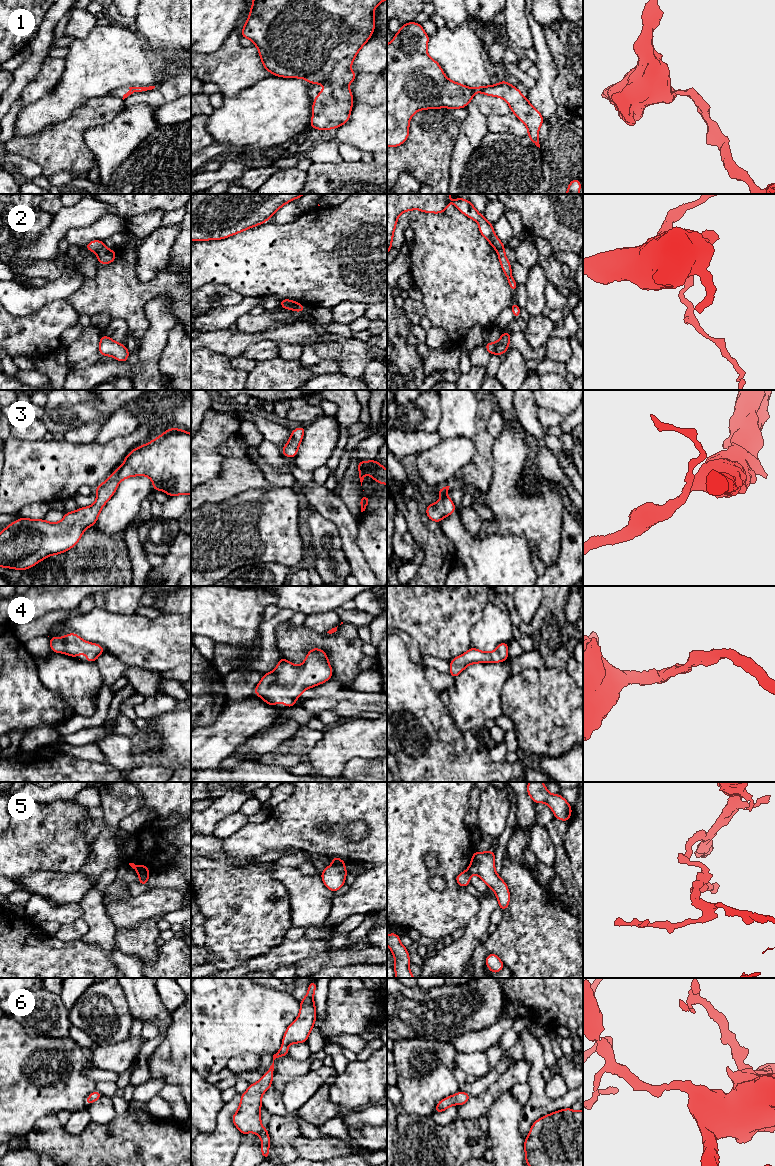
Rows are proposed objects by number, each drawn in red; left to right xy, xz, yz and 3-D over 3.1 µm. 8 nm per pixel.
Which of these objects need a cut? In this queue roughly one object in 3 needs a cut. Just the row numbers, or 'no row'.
2, 5

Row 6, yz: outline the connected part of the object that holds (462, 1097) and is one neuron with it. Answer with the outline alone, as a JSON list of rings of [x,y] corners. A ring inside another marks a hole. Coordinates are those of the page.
[[[459,1091],[457,1094],[450,1095],[447,1098],[440,1100],[434,1110],[434,1113],[443,1112],[453,1104],[461,1106],[465,1104],[470,1098],[471,1096],[468,1093]]]

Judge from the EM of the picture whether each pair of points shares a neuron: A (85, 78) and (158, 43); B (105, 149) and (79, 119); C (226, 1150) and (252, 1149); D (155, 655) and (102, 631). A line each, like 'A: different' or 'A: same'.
A: different
B: different
C: different
D: same

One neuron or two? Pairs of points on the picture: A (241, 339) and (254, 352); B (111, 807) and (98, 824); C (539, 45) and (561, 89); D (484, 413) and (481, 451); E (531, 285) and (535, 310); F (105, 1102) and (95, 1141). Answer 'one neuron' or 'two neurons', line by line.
A: two neurons
B: two neurons
C: two neurons
D: one neuron
E: one neuron
F: two neurons

